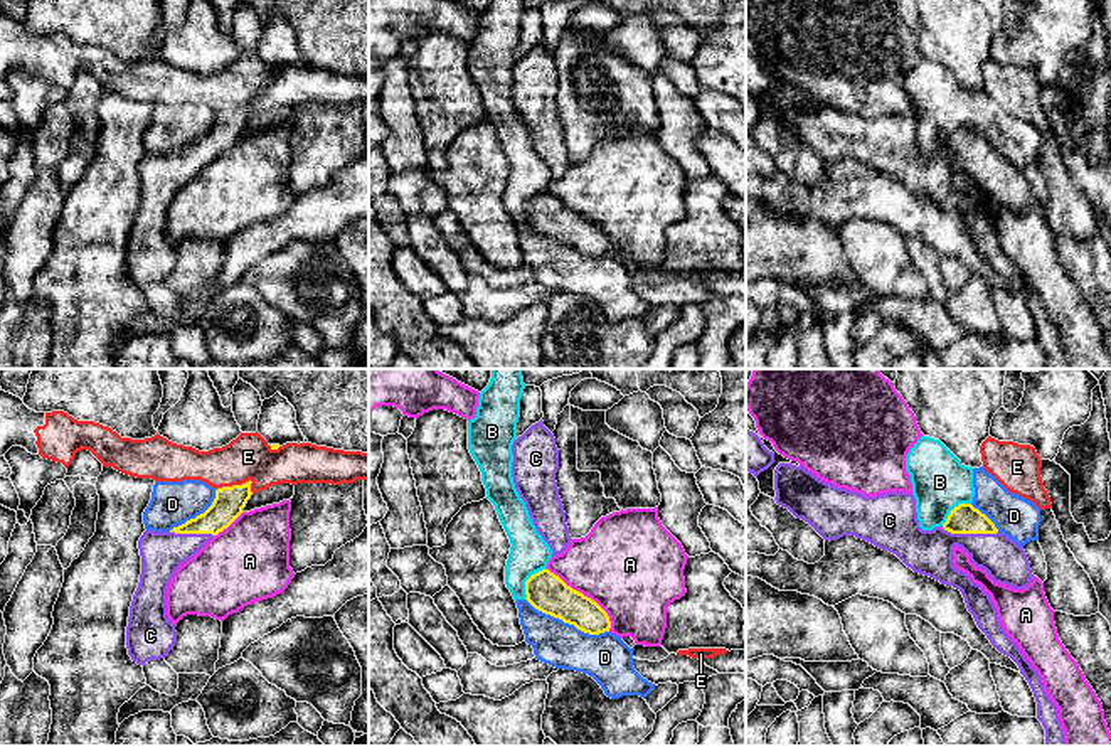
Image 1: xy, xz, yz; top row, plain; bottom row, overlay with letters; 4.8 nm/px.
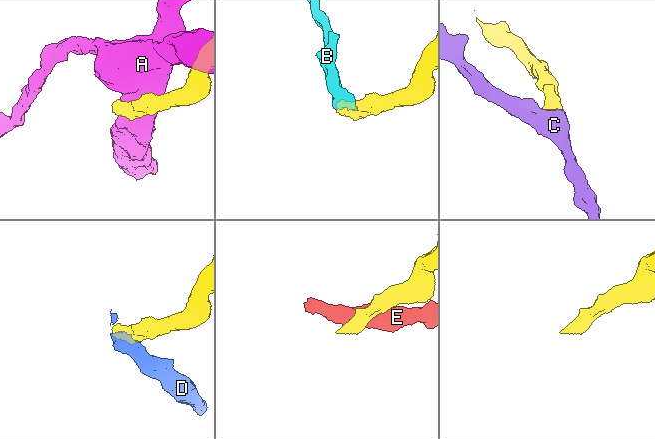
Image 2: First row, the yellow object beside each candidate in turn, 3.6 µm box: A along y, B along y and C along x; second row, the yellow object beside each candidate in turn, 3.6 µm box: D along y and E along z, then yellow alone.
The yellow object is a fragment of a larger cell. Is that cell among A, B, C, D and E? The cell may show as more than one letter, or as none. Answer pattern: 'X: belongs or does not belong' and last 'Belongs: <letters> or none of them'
A: does not belong
B: does not belong
C: belongs
D: does not belong
E: does not belong
Belongs: C

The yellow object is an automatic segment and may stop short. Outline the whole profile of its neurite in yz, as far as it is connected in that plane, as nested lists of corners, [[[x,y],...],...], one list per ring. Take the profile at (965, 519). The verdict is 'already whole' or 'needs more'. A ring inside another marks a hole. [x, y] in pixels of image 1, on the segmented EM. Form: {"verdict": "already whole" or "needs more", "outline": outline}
{"verdict": "needs more", "outline": [[[779,463],[774,470],[774,490],[776,504],[808,522],[825,541],[855,536],[896,554],[914,573],[960,589],[978,628],[993,648],[1018,665],[1029,682],[1037,702],[1037,719],[1045,729],[1045,746],[1066,746],[1059,711],[1037,670],[1005,633],[990,594],[953,566],[953,547],[958,546],[995,583],[1023,589],[1034,574],[1022,546],[1002,534],[971,504],[954,507],[941,527],[922,530],[912,493],[865,497],[820,480],[803,465]]]}

